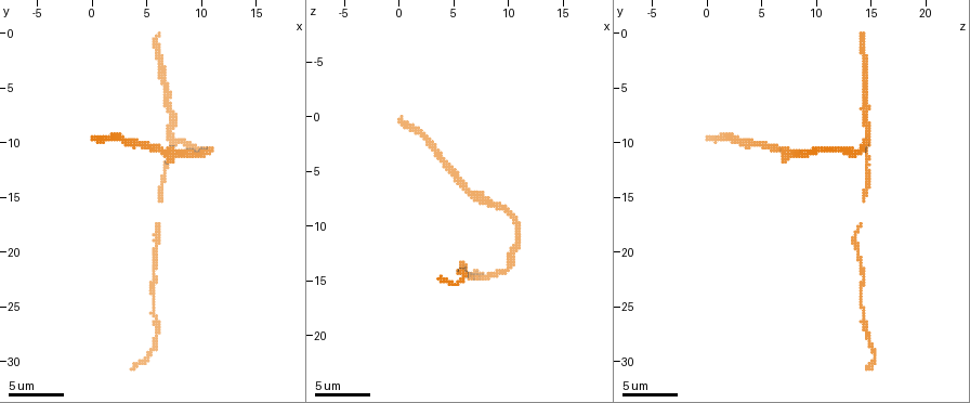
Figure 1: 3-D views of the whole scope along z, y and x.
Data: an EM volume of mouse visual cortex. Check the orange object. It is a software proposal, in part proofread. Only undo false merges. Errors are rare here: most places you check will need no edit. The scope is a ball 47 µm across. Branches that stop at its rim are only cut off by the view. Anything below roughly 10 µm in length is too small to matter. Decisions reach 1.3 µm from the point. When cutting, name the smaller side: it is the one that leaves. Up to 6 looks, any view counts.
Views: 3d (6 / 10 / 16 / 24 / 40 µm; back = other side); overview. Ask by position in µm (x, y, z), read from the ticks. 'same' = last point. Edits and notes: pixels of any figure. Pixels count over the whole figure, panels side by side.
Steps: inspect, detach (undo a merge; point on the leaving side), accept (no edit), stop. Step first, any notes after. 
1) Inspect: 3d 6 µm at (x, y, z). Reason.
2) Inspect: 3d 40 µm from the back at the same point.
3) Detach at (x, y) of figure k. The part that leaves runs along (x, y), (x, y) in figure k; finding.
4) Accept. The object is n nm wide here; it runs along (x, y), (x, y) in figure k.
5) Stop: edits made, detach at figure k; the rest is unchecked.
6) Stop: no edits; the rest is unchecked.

Inspect: 3d 10 µm at (6.4, 10.8, 6.8). Sudden change in width.

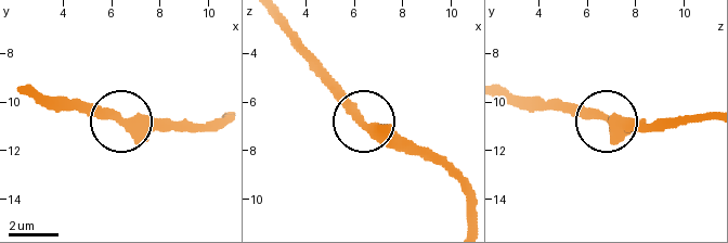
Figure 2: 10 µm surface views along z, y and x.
Accept. It runs along (467, 192), (438, 163), (382, 142), (322, 82) in figure 2; one neuron here.

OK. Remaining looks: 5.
Inspect: 3d 10 µm at (6.2, 15.0, 14.2). Calibre changes.

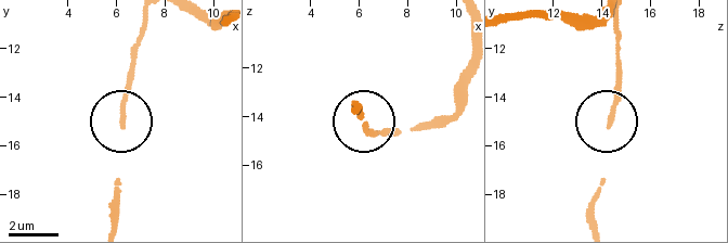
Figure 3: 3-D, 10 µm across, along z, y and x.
Accept. Continuous, no second neuron.

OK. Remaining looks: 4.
Inspect: 3d 6 µm at (6.0, 20.2, 14.0). Thick turns thin.

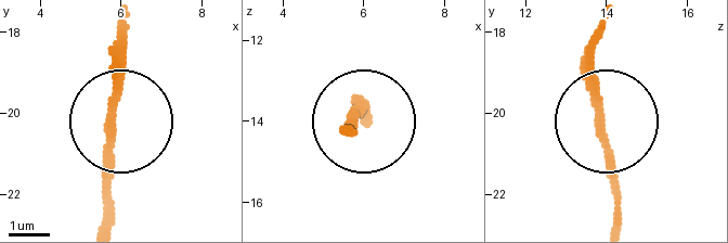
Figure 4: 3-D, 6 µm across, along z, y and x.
Accept. Continuous, no second neuron.

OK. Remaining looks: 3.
Stop: no edits; the rest is unchecked.

